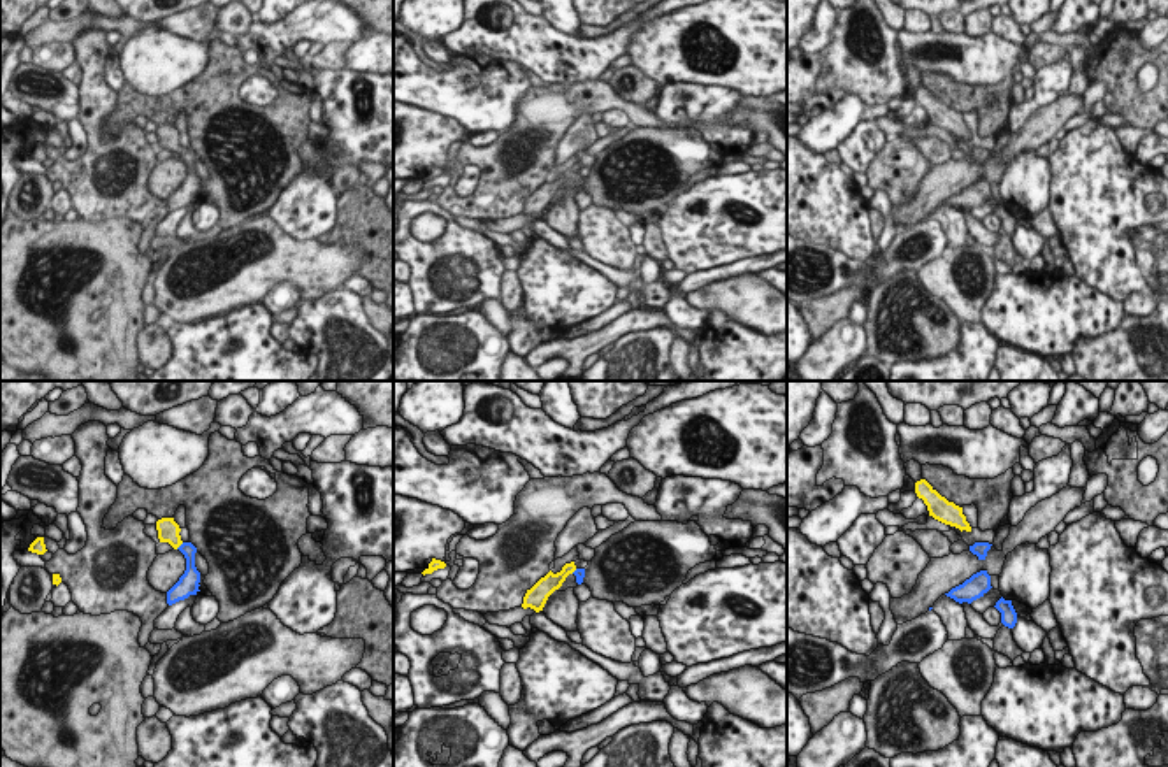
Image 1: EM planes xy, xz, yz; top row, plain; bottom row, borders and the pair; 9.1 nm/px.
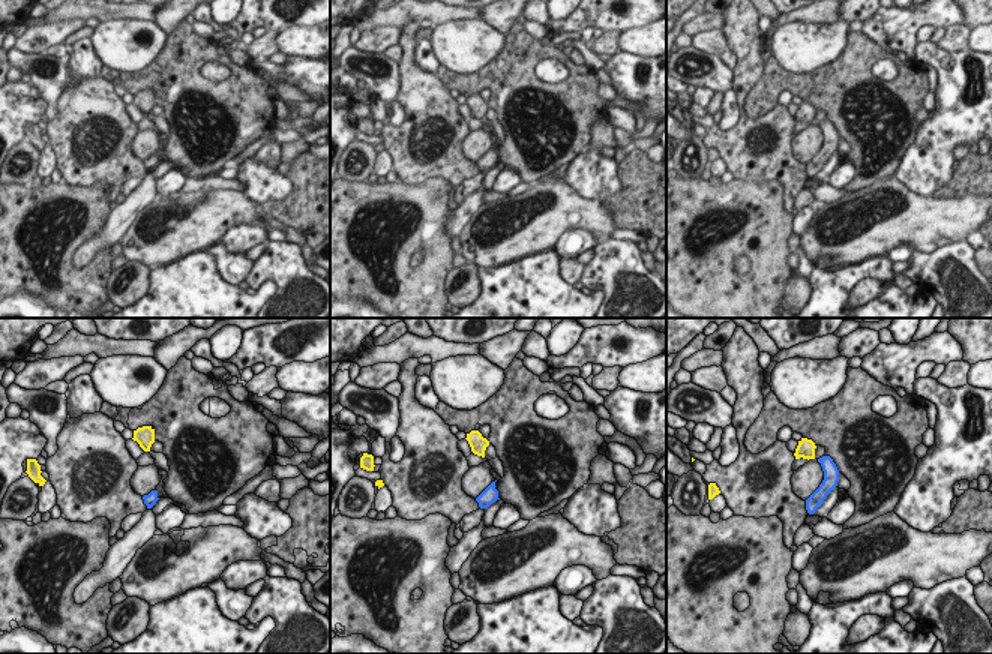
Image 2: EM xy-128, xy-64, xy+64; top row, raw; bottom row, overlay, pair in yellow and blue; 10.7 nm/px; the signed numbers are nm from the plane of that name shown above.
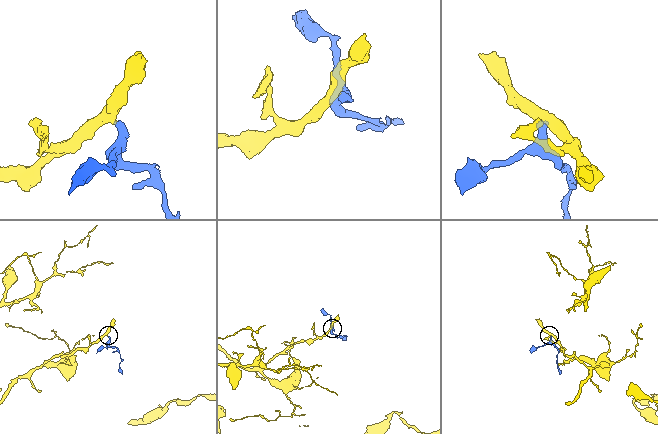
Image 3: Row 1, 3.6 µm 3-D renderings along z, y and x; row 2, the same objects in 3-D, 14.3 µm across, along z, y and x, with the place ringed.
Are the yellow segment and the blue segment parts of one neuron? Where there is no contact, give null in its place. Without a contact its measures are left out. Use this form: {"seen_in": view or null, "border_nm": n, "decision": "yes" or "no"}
{"seen_in": "xy", "border_nm": 100, "decision": "yes"}

